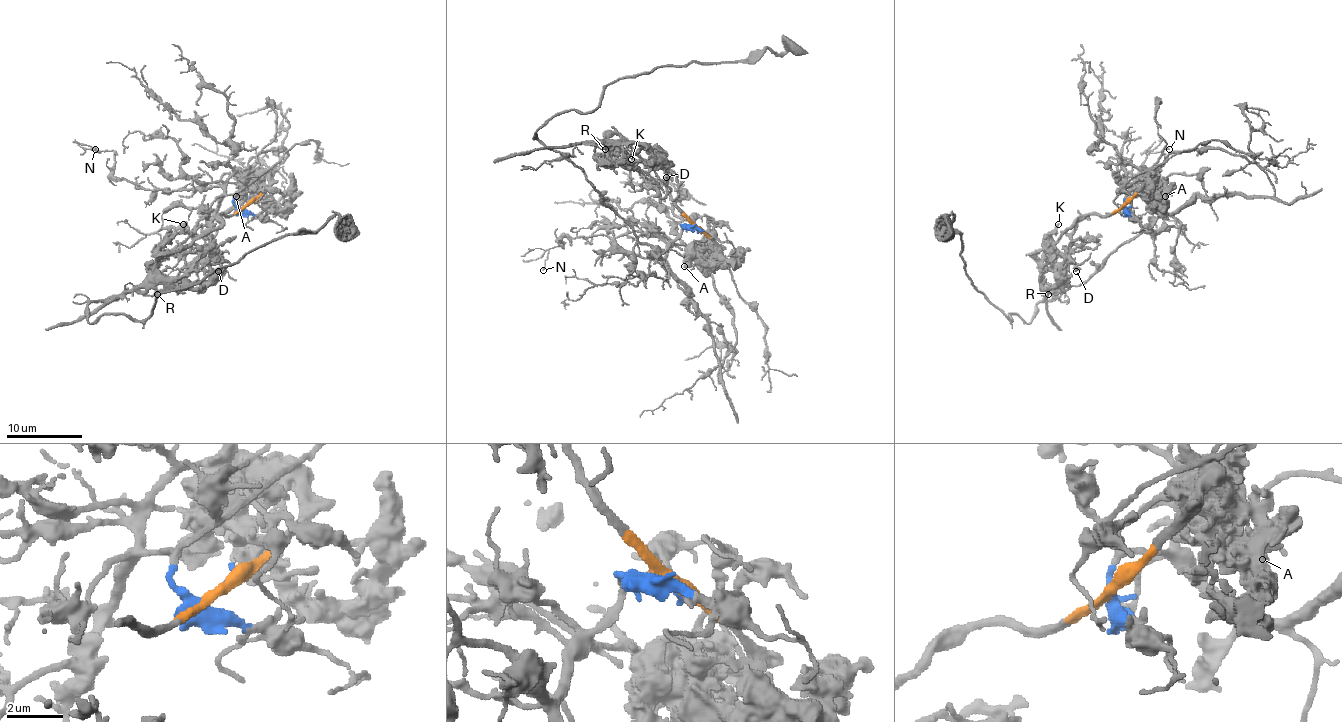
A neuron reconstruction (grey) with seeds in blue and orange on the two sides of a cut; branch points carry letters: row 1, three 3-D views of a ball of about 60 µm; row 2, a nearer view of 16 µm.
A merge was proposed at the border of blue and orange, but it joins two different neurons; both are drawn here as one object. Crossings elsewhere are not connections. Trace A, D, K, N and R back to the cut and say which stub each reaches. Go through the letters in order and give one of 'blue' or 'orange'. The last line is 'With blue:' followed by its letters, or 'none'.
A: orange
D: orange
K: orange
N: blue
R: orange
With blue: N

